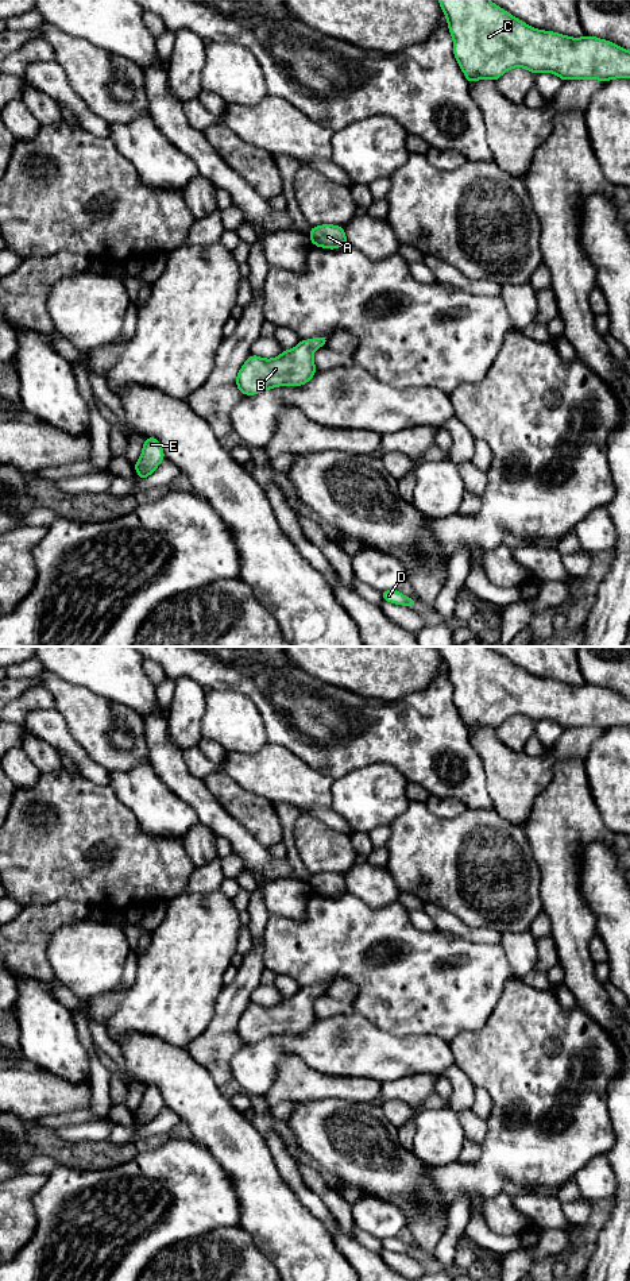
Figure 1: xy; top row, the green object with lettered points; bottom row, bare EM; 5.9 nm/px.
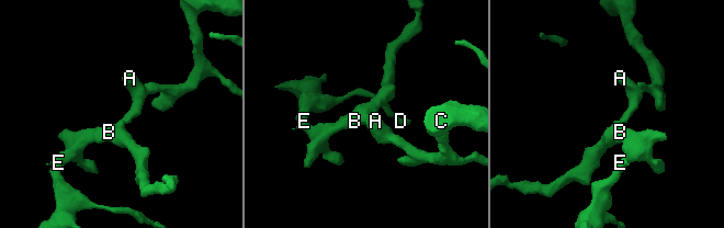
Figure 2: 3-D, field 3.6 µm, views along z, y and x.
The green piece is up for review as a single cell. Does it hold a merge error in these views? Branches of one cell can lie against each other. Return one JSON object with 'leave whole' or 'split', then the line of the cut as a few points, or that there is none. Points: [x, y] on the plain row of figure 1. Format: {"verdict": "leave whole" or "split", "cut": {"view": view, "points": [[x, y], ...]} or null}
{"verdict": "leave whole", "cut": null}

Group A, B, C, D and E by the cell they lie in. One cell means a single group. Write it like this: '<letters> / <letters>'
A B C D E

